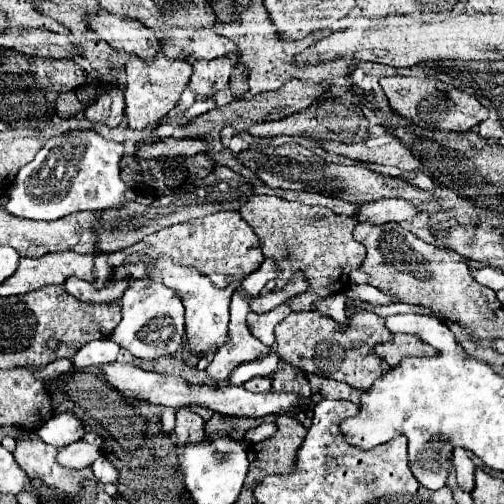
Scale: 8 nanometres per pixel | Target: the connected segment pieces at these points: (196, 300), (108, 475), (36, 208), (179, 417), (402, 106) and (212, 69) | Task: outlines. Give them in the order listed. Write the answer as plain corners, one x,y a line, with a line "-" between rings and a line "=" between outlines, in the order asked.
130,253
128,255
128,263
136,265
136,263
144,263
150,269
150,277
162,281
166,287
174,289
178,293
178,297
182,299
184,307
186,307
186,337
190,341
190,347
194,351
198,351
200,355
206,355
208,349
212,345
220,347
222,343
226,343
228,337
228,305
230,305
230,297
234,293
234,289
244,281
244,277
234,279
228,287
218,289
214,287
214,283
200,273
194,267
184,267
180,263
176,263
170,255
160,255
160,257
150,257
144,253
=
98,457
94,463
92,463
92,471
96,475
98,481
102,481
104,485
112,483
112,485
118,485
122,479
120,479
120,473
118,469
106,459
106,457
=
94,129
58,133
48,139
36,157
18,171
4,209
10,215
36,221
60,219
74,211
120,209
128,203
128,183
120,179
118,167
122,155
122,143
114,143
=
178,407
176,409
176,437
178,443
190,443
204,439
204,419
192,411
192,407
=
388,75
380,79
380,85
390,101
390,107
408,117
418,127
438,127
444,131
468,131
474,125
488,119
488,109
480,105
474,95
456,89
454,85
446,85
444,81
428,79
428,77
406,77
406,75
=
228,55
216,57
216,59
198,59
192,63
192,77
190,87
198,97
210,97
218,89
228,87
228,79
232,73
232,67
238,63
238,59
230,59

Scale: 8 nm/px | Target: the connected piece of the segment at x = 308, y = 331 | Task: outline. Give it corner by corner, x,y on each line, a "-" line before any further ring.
352,303
348,305
352,315
348,317
346,329
340,329
340,323
320,311
306,311
306,313
290,313
282,323
276,327
276,351
282,361
302,367
306,373
316,373
320,377
328,377
334,381
348,383
354,389
368,391
376,379
384,375
382,359
376,355
374,347
378,343
390,341
394,333
386,327
384,317
376,315
374,311
354,309

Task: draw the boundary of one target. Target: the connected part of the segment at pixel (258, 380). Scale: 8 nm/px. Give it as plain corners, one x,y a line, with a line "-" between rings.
252,377
250,381
244,383
244,387
246,387
248,391
260,393
260,391
268,391
268,389
272,389
272,381
270,381
270,377

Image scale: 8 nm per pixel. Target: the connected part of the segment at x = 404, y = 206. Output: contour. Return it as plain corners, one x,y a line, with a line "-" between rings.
380,199
380,201
374,201
374,203
362,205
362,211
358,211
356,219
382,225
382,223
388,223
388,221
402,223
402,221
408,221
408,219
420,215
420,213
422,211
410,201
404,201
404,199

